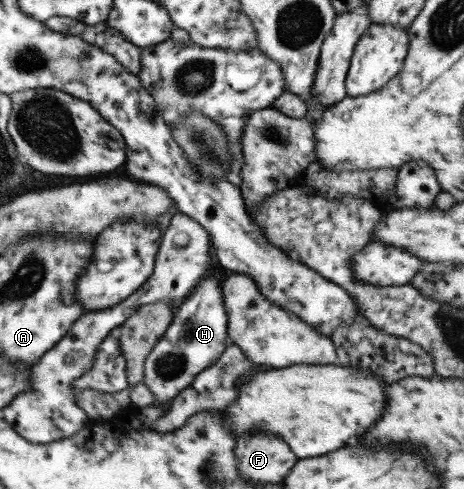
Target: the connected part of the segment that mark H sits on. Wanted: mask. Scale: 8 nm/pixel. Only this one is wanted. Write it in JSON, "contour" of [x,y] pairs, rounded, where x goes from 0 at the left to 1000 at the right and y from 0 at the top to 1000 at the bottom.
{"contour":[[[459,548],[377,630],[358,677],[315,728],[304,781],[334,812],[334,828],[360,830],[386,800],[414,783],[420,767],[453,751],[498,703],[489,683],[474,558]]]}

